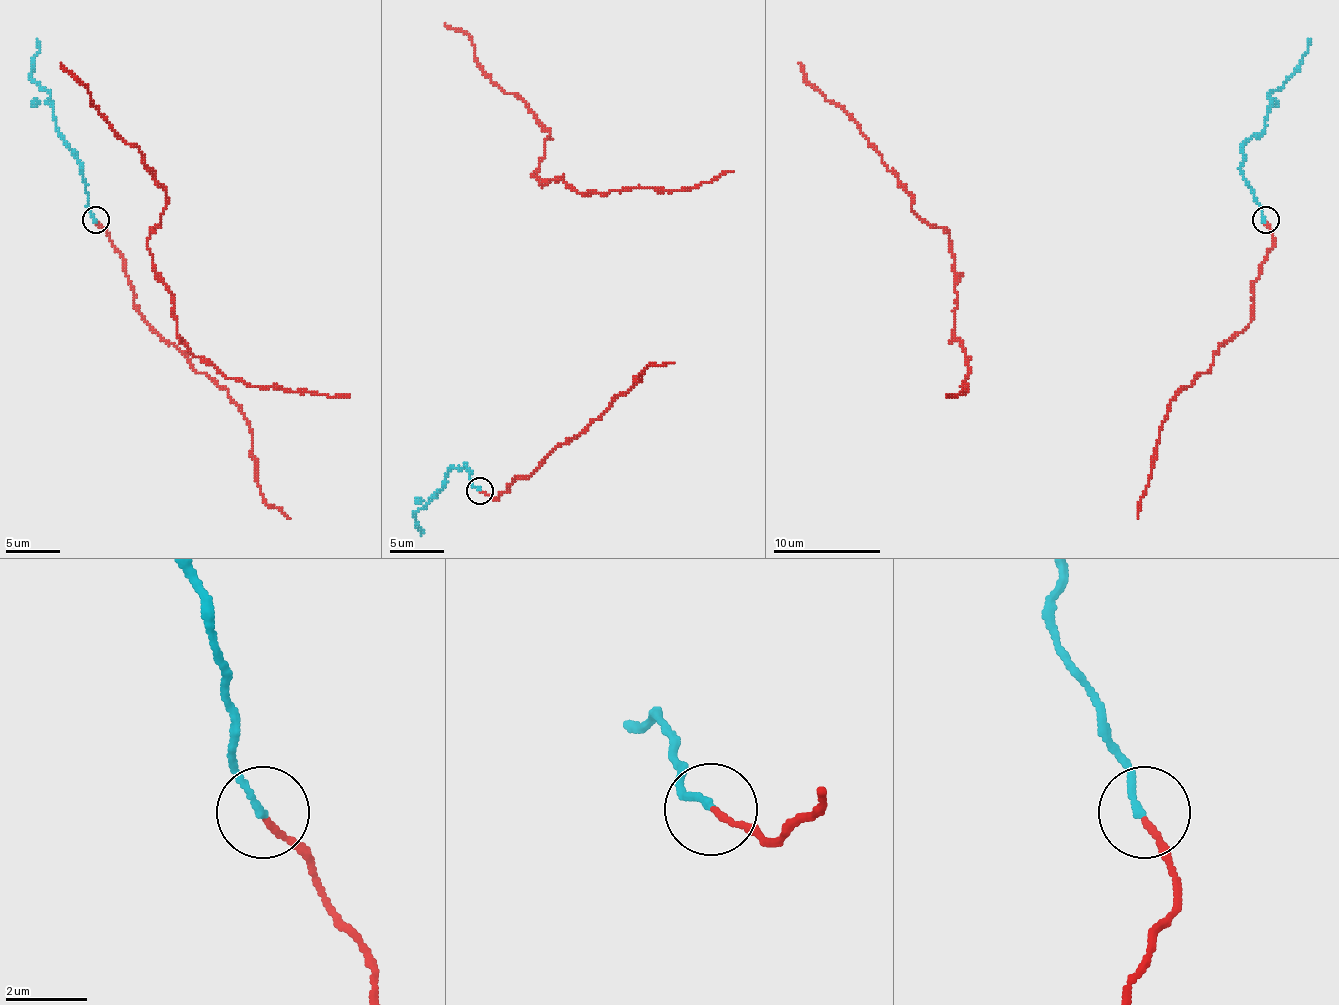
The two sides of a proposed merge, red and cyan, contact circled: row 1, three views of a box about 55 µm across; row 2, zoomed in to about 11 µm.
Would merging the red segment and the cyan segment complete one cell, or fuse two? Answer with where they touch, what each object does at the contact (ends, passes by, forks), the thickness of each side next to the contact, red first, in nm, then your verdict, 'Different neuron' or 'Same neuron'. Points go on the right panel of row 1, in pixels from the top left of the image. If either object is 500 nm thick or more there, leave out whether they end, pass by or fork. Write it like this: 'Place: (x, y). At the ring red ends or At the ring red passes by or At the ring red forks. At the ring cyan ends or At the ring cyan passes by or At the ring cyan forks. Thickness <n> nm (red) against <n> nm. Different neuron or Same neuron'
Place: (1265, 220). At the ring red ends. At the ring cyan ends. Thickness 130 nm (red) against 180 nm. Same neuron

